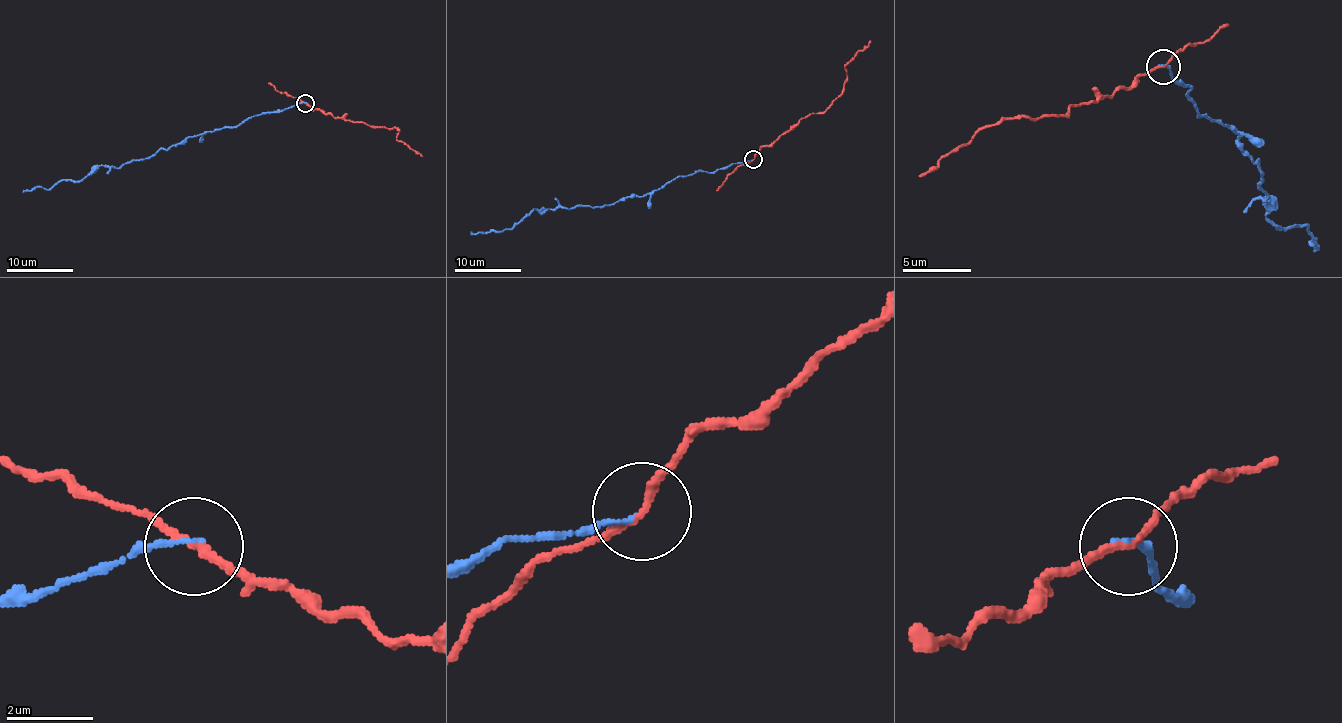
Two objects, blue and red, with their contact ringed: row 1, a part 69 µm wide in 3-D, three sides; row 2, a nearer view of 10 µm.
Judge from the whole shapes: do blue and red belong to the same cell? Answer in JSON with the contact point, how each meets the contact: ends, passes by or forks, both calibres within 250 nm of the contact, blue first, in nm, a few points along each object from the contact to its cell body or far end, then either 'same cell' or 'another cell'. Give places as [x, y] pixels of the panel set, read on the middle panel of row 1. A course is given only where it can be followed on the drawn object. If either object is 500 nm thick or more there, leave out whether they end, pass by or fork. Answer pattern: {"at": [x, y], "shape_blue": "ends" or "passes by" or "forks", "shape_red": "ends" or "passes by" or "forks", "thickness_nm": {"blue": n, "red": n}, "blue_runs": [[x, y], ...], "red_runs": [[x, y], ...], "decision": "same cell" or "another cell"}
{"at": [753, 159], "shape_blue": "ends", "shape_red": "passes by", "thickness_nm": {"blue": 110, "red": 160}, "blue_runs": [[753, 159], [711, 173], [698, 171], [645, 194], [599, 207], [533, 209], [510, 229], [470, 232]], "red_runs": [[753, 159], [763, 146], [771, 146], [802, 118], [824, 111], [842, 92], [847, 73], [845, 65], [870, 40]], "decision": "another cell"}

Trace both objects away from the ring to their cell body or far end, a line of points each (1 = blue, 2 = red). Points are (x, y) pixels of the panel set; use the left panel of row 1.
1: (305, 103), (187, 136), (120, 167), (98, 166), (80, 180), (22, 192)
2: (305, 103), (334, 118), (394, 128), (399, 131), (397, 139), (422, 156)

